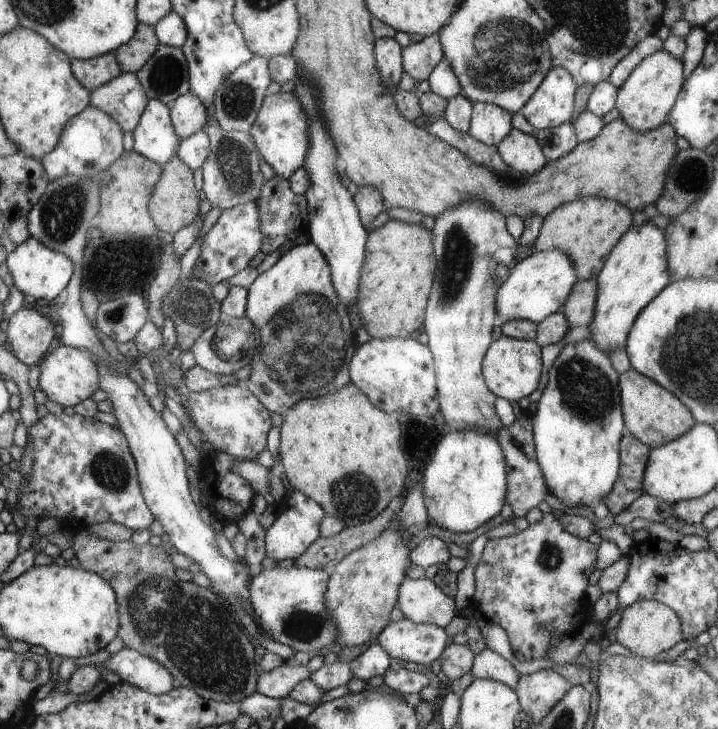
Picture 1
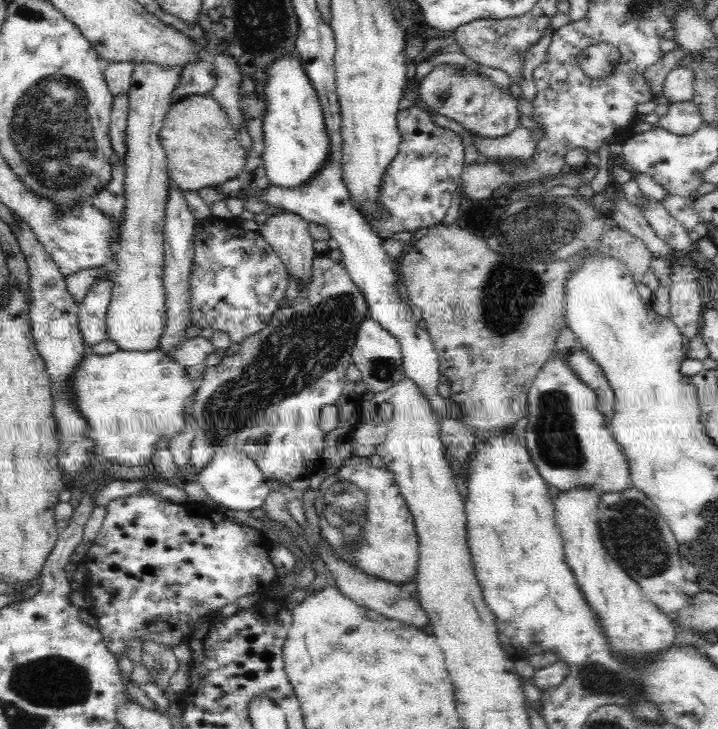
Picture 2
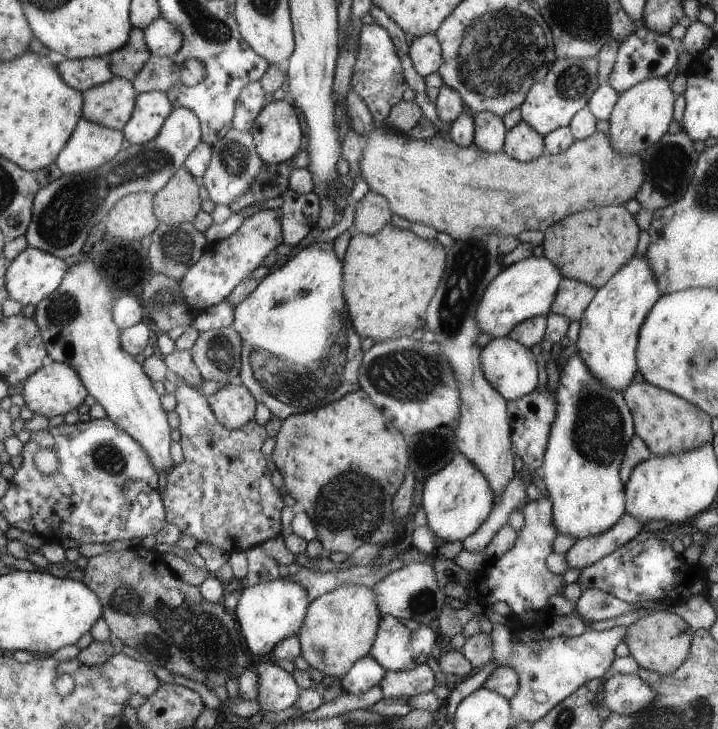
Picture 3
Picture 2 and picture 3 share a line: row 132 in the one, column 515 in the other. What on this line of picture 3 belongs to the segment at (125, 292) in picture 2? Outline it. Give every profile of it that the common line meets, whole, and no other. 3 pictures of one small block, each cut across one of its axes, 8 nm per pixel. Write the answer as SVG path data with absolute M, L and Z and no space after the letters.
M521 121L507 130L503 151L513 159L527 163L546 152L546 142L530 125Z

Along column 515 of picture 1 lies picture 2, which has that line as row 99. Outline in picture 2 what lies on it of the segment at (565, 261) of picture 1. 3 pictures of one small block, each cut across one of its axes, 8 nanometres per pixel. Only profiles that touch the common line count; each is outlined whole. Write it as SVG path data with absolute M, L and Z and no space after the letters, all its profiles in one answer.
M297 55L278 58L272 66L268 67L269 80L266 82L266 86L260 89L264 97L267 98L267 110L262 118L263 165L270 184L284 189L300 188L300 186L311 182L311 179L320 173L324 162L327 162L332 154L331 138L326 130L318 93L312 87L308 75L304 73L304 67Z

